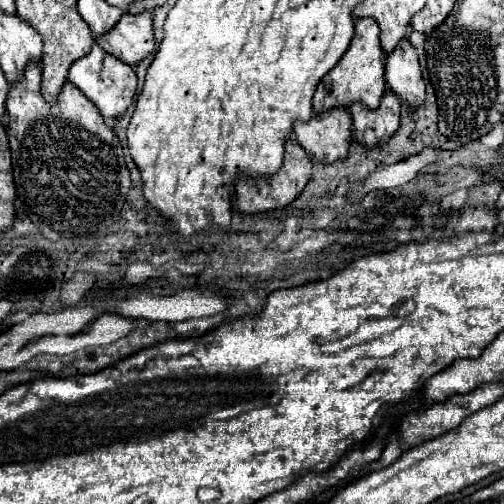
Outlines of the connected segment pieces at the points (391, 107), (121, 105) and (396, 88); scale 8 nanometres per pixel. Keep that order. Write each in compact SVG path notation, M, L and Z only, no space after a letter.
M387 88L383 92L379 108L363 108L363 104L351 104L349 108L357 142L365 148L375 148L379 142L391 138L399 128L399 98Z
M93 44L91 52L87 56L83 56L71 64L69 82L73 82L89 100L93 100L105 118L121 116L133 102L133 96L137 90L135 70L129 64L115 60L115 56L103 52L103 48L99 48L97 44Z
M403 38L393 52L385 58L385 80L387 86L411 106L425 102L425 82L417 62L417 52L407 38Z

